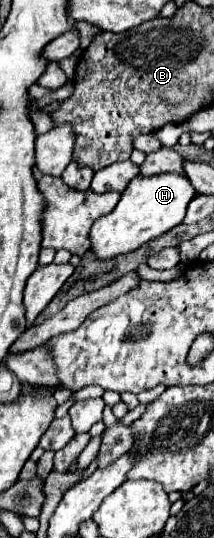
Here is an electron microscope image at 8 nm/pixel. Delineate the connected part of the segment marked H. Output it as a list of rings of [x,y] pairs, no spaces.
[[[175,173],[153,175],[153,177],[137,175],[121,193],[121,201],[117,203],[117,207],[103,219],[95,221],[91,229],[91,249],[99,259],[113,259],[115,255],[139,249],[143,243],[179,225],[185,217],[189,201],[195,195],[197,191],[185,175],[175,175]]]

